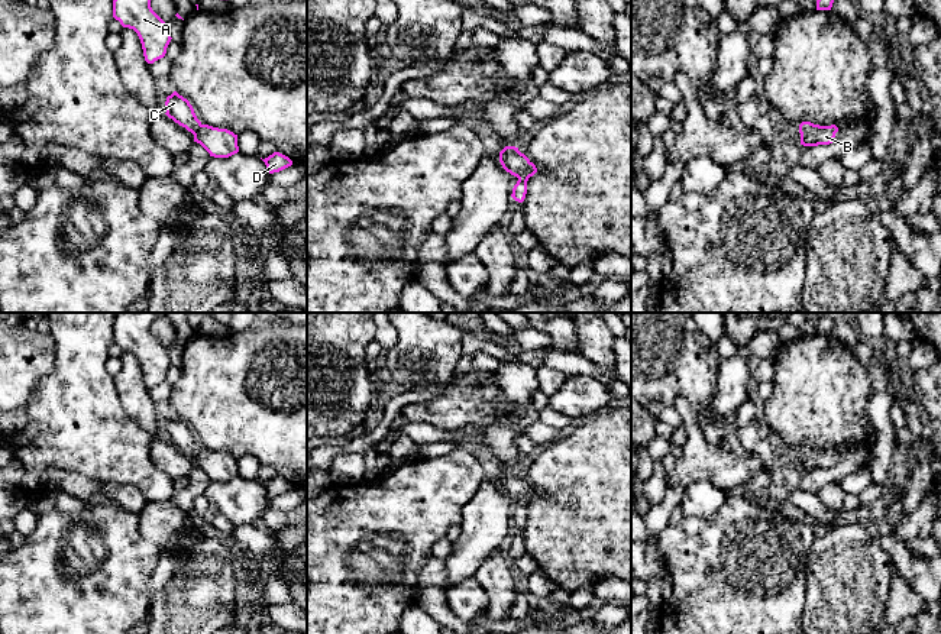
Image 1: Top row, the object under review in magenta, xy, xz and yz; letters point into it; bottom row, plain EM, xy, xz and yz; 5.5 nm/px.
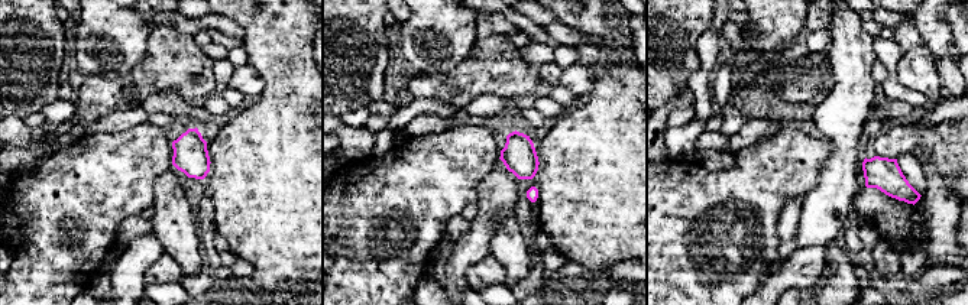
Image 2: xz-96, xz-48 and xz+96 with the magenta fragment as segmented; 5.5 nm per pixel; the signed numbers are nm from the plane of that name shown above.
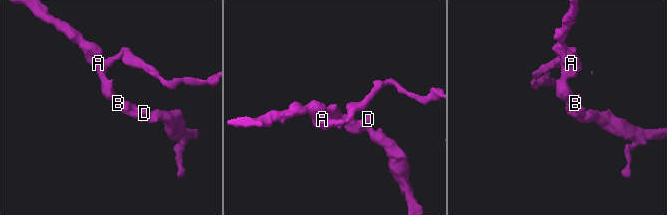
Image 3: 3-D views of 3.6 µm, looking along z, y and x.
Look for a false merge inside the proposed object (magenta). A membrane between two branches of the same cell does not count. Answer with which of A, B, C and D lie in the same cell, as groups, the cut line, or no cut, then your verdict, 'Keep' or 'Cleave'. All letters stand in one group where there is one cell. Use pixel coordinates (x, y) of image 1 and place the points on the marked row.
Groups: A B C D. No split. Keep

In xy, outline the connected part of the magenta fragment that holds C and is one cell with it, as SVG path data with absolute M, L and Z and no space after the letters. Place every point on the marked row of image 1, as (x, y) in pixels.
M174 91L165 101L166 116L194 135L210 156L229 158L239 152L237 135L227 129L203 124L187 98Z

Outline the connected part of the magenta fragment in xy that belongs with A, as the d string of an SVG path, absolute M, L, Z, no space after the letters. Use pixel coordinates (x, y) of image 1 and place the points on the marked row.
M113 0L113 17L138 33L148 64L165 56L171 32L152 10L151 0Z

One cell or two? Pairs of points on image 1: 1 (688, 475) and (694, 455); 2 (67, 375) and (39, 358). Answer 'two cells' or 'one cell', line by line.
1: one cell
2: two cells

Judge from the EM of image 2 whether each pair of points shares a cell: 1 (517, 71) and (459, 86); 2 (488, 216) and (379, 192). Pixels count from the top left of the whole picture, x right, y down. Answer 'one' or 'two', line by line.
1: one
2: two

